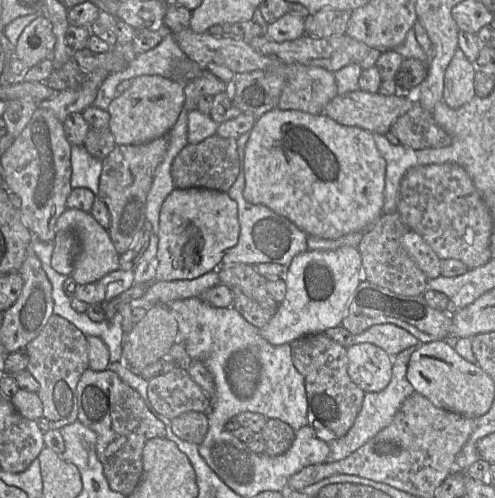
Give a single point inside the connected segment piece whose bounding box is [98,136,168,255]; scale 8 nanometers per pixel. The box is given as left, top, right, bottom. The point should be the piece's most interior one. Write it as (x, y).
(128, 171)

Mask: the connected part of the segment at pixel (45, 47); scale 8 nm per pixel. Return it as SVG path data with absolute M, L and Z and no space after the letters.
M40 14L22 31L14 48L14 56L30 68L52 56L55 44L53 25Z

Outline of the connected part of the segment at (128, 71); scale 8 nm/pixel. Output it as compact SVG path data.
M165 26L164 31L162 32L163 38L155 48L143 53L139 53L133 61L128 63L125 69L116 73L126 74L121 76L125 77L125 80L132 80L142 75L161 75L172 78L172 75L174 74L175 63L187 58L187 55L179 48L179 45L176 43L173 34L165 31Z

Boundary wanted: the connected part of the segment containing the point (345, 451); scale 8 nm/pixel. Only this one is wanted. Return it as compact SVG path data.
M420 345L407 348L393 358L392 376L389 384L380 392L365 393L361 410L347 434L328 444L330 451L325 463L340 461L348 457L393 421L402 402L415 392L413 386L407 379L407 368L412 353Z

